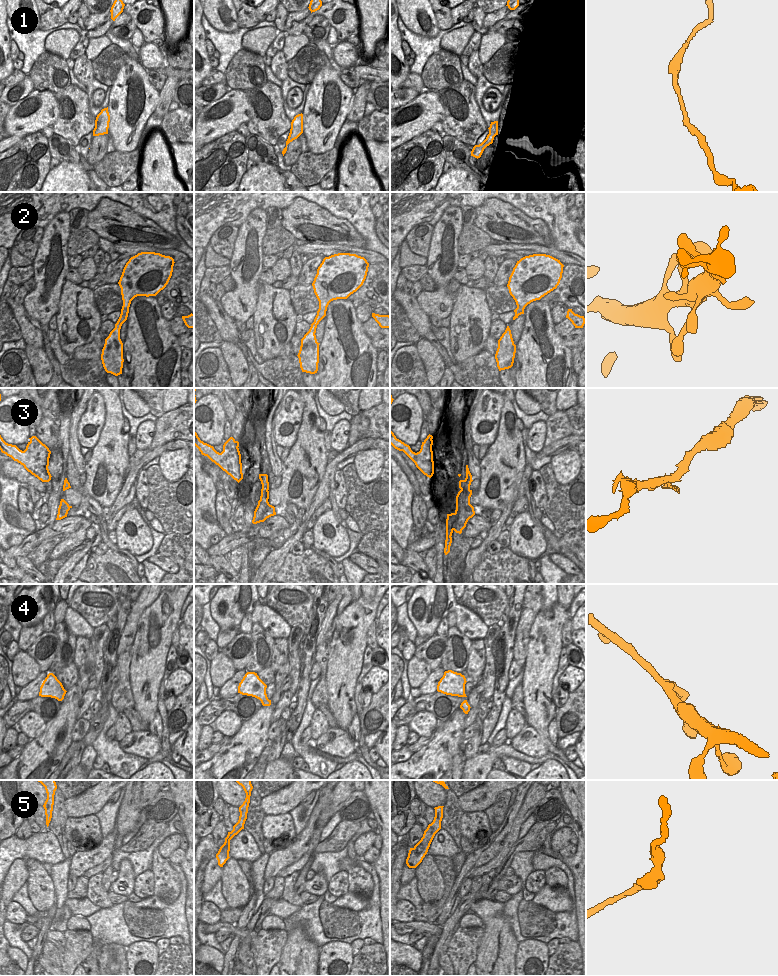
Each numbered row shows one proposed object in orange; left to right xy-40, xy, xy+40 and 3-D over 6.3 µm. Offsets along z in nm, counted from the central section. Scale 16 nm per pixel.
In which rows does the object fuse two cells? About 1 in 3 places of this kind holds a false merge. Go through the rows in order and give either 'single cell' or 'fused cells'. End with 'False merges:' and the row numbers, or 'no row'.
1: single cell
2: single cell
3: single cell
4: single cell
5: single cell
False merges: no row

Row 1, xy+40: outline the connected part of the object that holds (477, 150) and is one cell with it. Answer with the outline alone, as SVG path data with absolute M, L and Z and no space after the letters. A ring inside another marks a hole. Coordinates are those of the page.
M498 121L491 122L489 129L489 134L486 139L479 145L475 145L471 151L471 156L475 158L480 158L484 149L493 143L494 137L498 135Z

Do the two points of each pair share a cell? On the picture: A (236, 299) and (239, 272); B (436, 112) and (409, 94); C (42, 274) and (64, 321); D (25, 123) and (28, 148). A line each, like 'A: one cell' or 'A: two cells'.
A: one cell
B: two cells
C: two cells
D: two cells

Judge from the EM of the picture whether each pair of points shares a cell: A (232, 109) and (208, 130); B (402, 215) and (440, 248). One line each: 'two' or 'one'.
A: one
B: two

